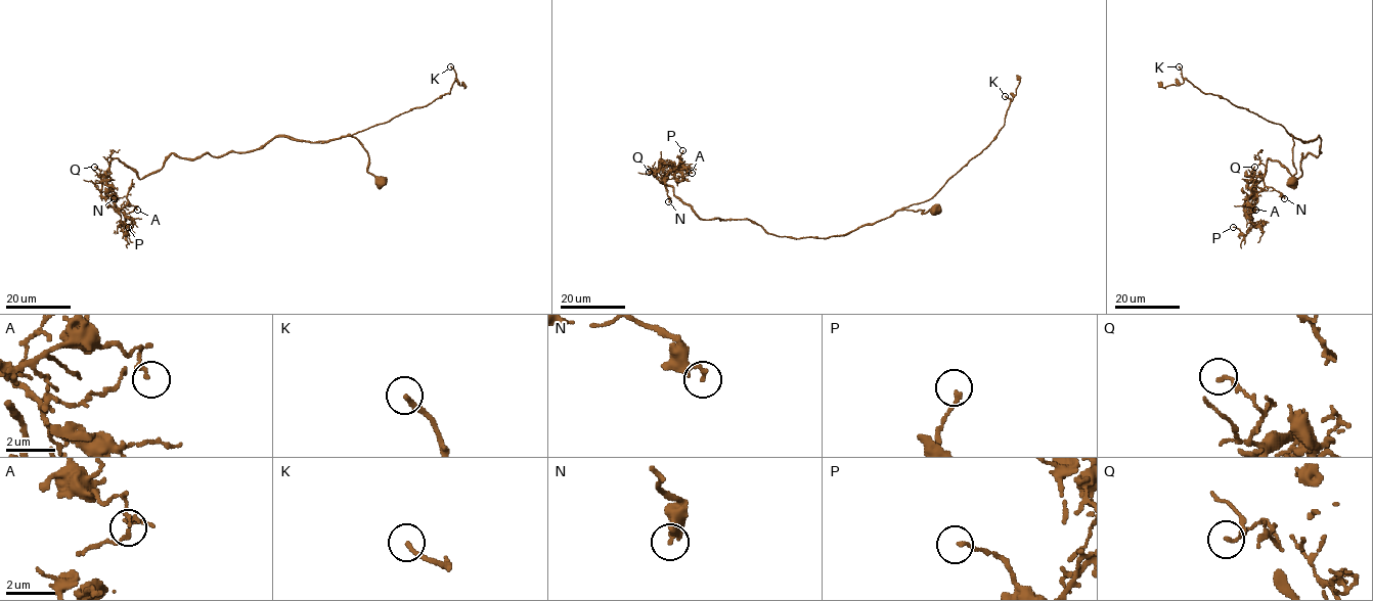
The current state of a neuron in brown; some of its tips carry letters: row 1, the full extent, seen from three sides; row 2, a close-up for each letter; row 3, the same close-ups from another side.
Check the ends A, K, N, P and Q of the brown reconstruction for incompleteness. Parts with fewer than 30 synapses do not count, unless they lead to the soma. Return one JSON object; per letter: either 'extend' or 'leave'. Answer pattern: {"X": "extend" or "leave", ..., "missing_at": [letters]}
{"A": "leave", "K": "extend", "N": "leave", "P": "leave", "Q": "leave", "missing_at": ["K"]}

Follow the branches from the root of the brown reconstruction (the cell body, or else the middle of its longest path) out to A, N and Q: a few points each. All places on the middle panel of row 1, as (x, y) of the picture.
A: (817, 238), (778, 236), (748, 219), (702, 219), (671, 186), (661, 182), (675, 166), (692, 173)
N: (817, 238), (778, 236), (748, 219), (702, 219), (674, 194), (671, 186), (661, 181), (668, 201)
Q: (817, 238), (778, 236), (748, 219), (702, 219), (674, 194), (671, 186), (659, 180), (654, 170), (649, 172)

